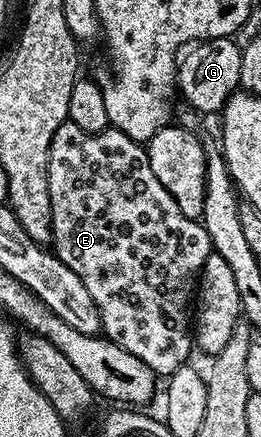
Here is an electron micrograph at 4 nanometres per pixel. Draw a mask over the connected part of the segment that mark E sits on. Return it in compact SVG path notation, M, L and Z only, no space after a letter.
M66 120L58 131L54 131L54 139L50 143L50 155L48 156L48 182L50 183L50 207L52 208L52 239L51 248L58 259L82 279L82 284L86 286L86 291L90 291L90 296L100 312L100 327L103 336L121 345L130 355L138 355L146 367L150 367L158 375L171 375L178 367L182 367L189 360L188 357L194 353L194 337L190 332L190 298L198 285L198 278L201 269L204 268L206 259L212 254L212 240L205 231L200 221L191 221L182 211L178 211L178 203L170 199L170 191L158 183L158 178L154 175L154 170L150 167L147 148L141 142L130 139L122 131L111 127L102 130L100 133L87 133L78 127L78 123Z

